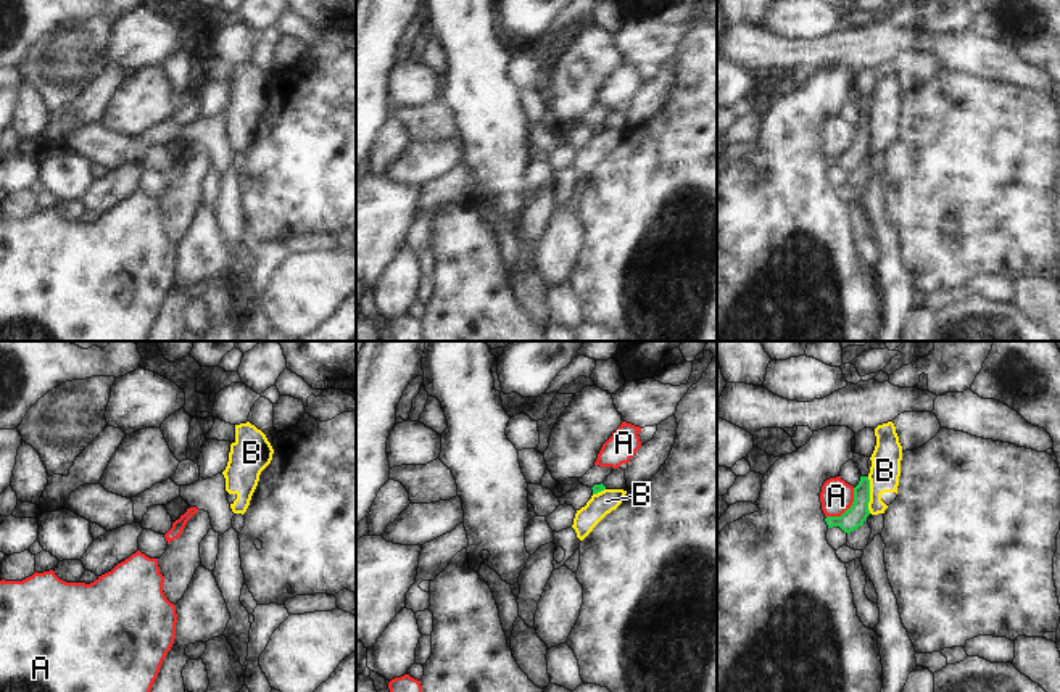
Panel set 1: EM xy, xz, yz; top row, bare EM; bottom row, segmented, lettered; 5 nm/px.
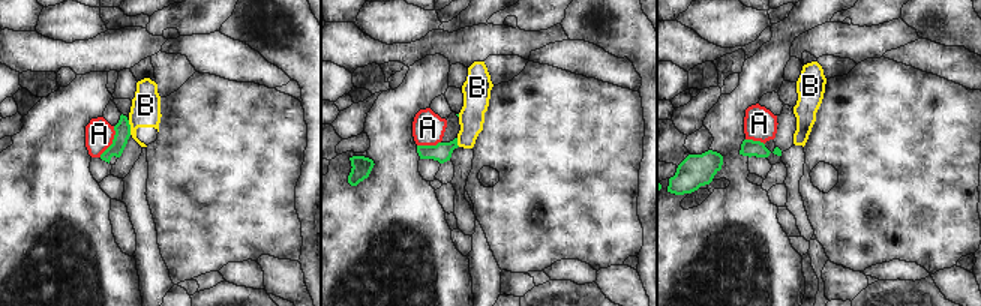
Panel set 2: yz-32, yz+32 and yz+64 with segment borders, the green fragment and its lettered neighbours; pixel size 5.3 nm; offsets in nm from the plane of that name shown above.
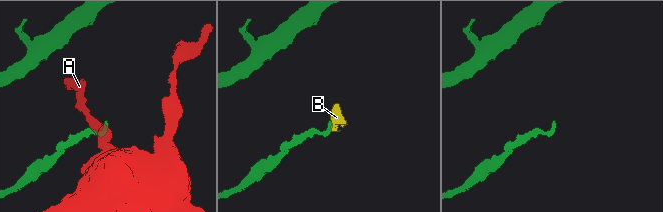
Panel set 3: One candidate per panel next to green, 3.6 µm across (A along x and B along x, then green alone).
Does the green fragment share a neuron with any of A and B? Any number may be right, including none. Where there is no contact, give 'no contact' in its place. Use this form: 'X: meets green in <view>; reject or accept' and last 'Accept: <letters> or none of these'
A: meets green in yz; reject
B: meets green in yz; reject
Accept: none of these

